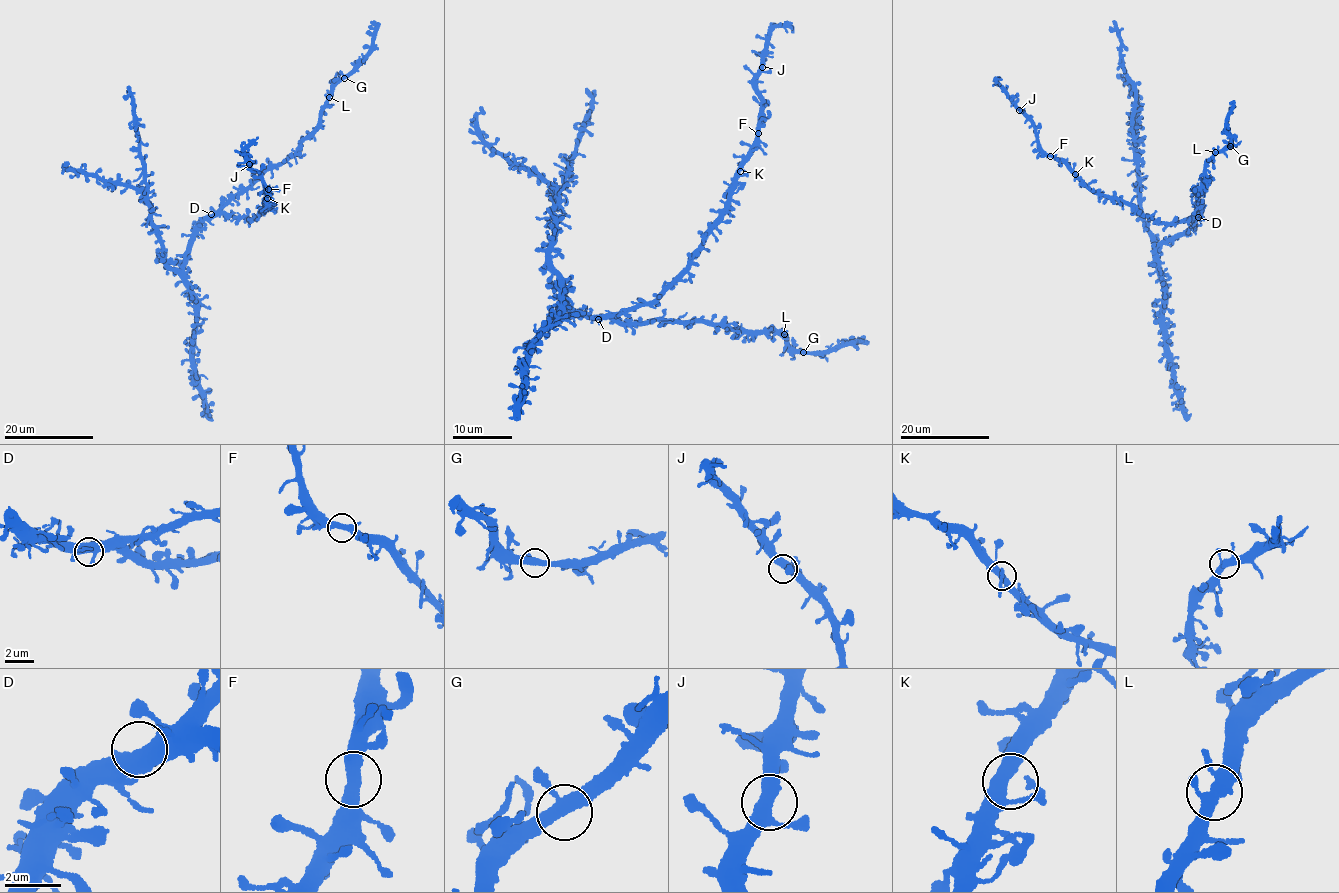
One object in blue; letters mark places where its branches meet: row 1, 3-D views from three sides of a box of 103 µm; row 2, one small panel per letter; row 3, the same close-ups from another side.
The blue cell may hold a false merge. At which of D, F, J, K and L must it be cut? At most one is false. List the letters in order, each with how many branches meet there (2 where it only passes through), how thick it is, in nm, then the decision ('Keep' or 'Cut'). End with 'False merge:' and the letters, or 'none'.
D: Branches: 4. Thickness 460 nm. Keep
F: Branches: 3. Thickness 360 nm. Keep
J: Branches: 3. Thickness 400 nm. Keep
K: Branches: 4. Thickness 380 nm. Keep
L: Branches: 4. Thickness 360 nm. Keep
False merge: none

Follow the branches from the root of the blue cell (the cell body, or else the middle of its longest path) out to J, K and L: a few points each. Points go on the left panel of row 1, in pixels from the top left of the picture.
J: (210, 219), (222, 214), (249, 220), (268, 209), (265, 195), (269, 189), (249, 164)
K: (210, 219), (222, 214), (249, 220), (268, 209), (267, 198)
L: (210, 219), (268, 170), (280, 166), (295, 151), (317, 124), (320, 110), (328, 97)

